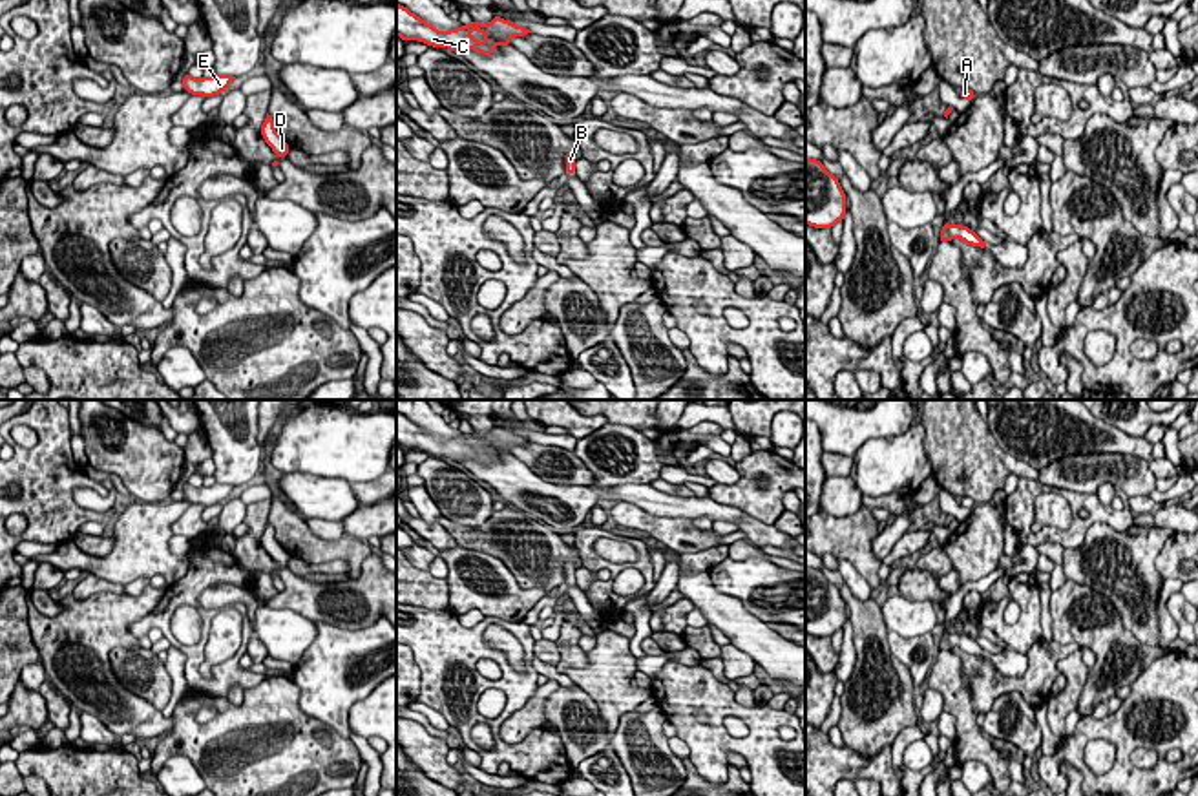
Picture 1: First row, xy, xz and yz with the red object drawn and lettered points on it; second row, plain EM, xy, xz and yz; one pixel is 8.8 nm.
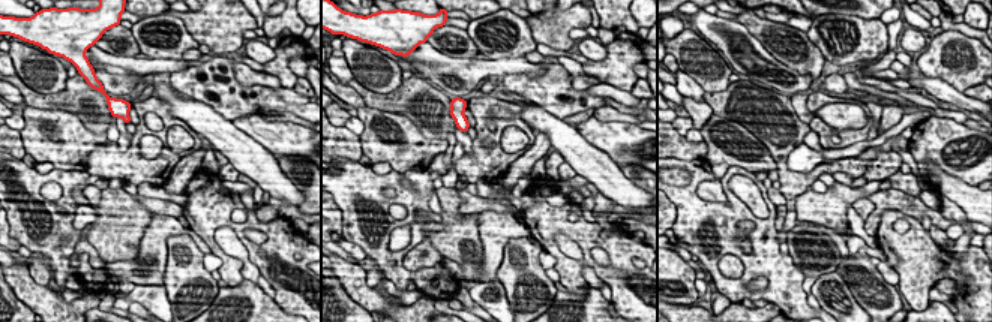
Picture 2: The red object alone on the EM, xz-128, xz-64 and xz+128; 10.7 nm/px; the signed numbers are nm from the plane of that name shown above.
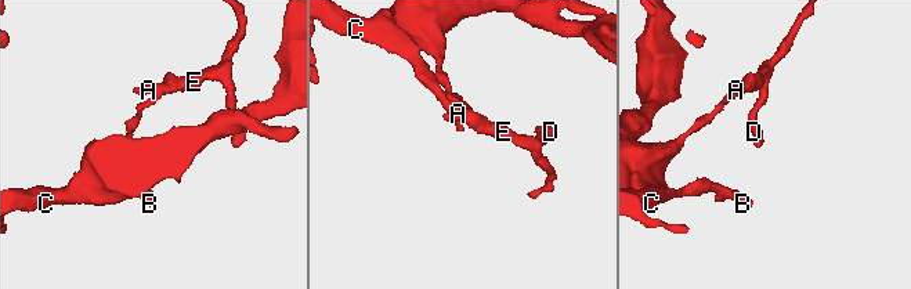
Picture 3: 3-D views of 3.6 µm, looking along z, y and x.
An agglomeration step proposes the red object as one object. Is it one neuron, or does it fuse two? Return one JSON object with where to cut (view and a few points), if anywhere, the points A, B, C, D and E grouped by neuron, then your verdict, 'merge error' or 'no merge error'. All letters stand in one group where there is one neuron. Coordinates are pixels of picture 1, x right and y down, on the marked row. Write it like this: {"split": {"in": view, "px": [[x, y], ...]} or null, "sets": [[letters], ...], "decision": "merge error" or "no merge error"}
{"split": null, "sets": [["A", "B", "C", "D", "E"]], "decision": "no merge error"}

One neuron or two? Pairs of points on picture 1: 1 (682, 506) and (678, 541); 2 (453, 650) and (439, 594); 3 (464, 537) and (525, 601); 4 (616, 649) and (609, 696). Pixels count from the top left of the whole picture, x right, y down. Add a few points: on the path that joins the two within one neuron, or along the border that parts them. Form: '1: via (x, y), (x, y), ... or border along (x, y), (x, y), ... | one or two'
1: border along (638, 506), (656, 515), (685, 515), (691, 519) | two
2: border along (415, 605), (444, 610) | two
3: border along (459, 544), (495, 555), (514, 574) | two
4: via (610, 659), (610, 685) | one

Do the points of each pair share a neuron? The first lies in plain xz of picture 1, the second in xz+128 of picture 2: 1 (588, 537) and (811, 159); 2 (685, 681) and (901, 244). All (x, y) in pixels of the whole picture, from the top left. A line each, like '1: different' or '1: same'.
1: different
2: same

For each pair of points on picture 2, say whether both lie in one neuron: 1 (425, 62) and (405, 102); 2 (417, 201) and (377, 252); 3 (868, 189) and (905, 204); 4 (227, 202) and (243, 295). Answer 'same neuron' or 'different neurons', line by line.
1: different neurons
2: same neuron
3: different neurons
4: different neurons

